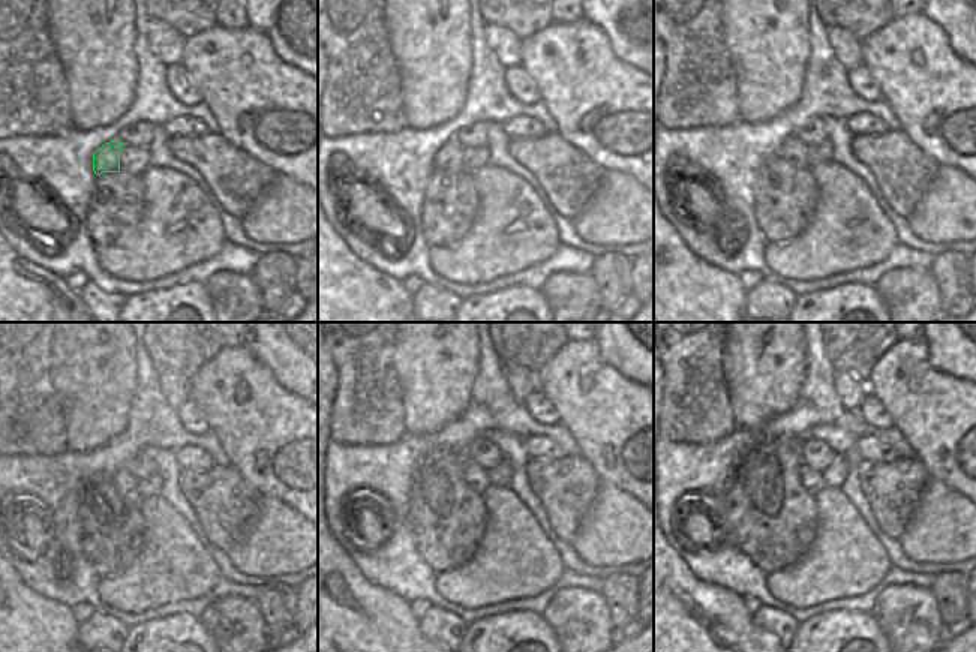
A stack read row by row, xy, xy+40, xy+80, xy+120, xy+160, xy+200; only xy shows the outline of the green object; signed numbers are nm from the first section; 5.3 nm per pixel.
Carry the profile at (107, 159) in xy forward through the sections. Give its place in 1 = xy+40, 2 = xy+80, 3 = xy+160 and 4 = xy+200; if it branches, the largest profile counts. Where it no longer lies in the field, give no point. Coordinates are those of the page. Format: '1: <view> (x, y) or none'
1: xy+40 (449, 158)
2: xy+80 (793, 150)
3: xy+160 (477, 478)
4: xy+200 (813, 481)

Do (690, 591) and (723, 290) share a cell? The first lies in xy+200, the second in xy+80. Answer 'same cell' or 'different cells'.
same cell

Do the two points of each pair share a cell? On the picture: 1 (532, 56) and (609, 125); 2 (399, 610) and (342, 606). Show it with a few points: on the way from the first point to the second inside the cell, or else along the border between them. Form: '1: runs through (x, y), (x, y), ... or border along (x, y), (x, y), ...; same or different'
1: runs through (556, 57), (603, 104); same
2: runs through (386, 610), (356, 610); same

